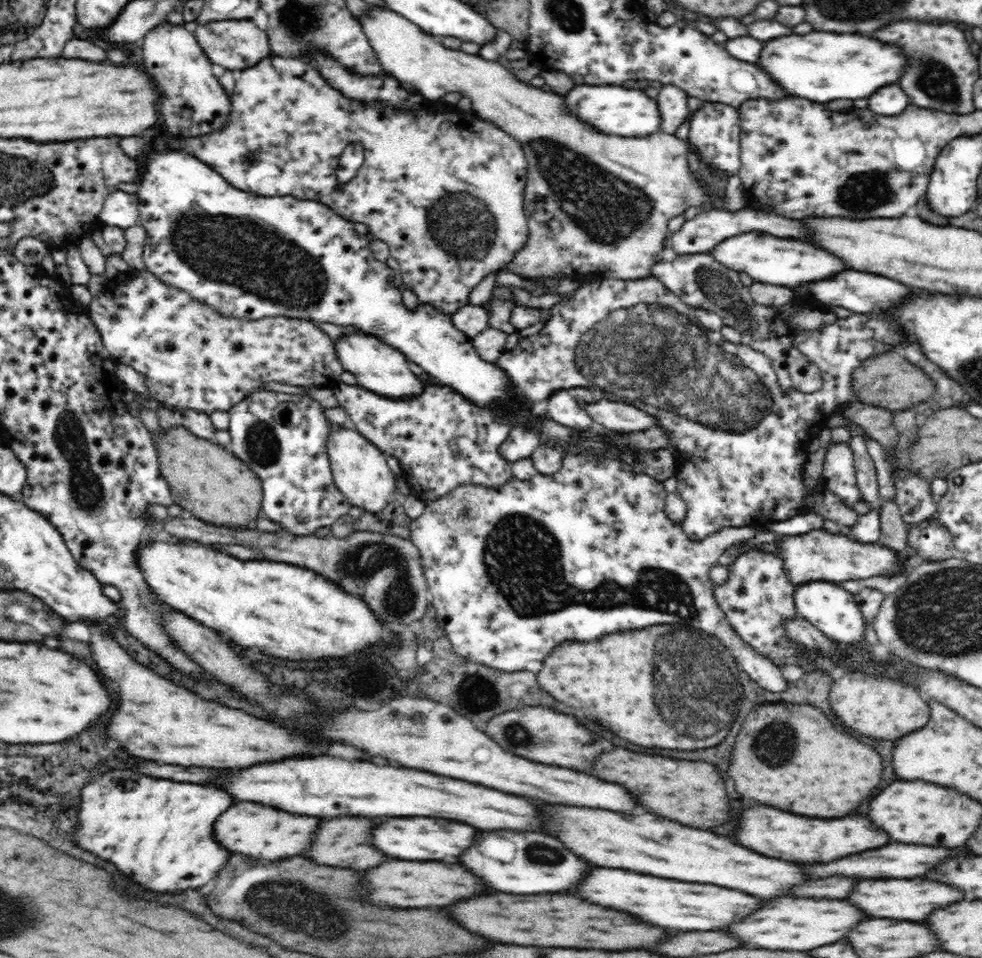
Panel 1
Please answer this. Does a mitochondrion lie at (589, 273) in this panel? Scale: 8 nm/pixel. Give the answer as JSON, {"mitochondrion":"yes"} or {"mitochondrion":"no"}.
{"mitochondrion":"no"}

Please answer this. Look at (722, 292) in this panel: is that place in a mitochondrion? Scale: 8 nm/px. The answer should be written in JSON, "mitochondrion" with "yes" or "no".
{"mitochondrion":"yes"}

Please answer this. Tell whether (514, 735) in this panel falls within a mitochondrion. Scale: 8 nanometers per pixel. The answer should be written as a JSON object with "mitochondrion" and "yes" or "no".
{"mitochondrion":"yes"}

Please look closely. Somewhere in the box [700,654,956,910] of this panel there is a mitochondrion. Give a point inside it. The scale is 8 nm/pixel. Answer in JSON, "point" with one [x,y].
{"point":[775,743]}

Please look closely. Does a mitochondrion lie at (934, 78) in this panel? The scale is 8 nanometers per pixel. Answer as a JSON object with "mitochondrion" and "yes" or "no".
{"mitochondrion":"yes"}

